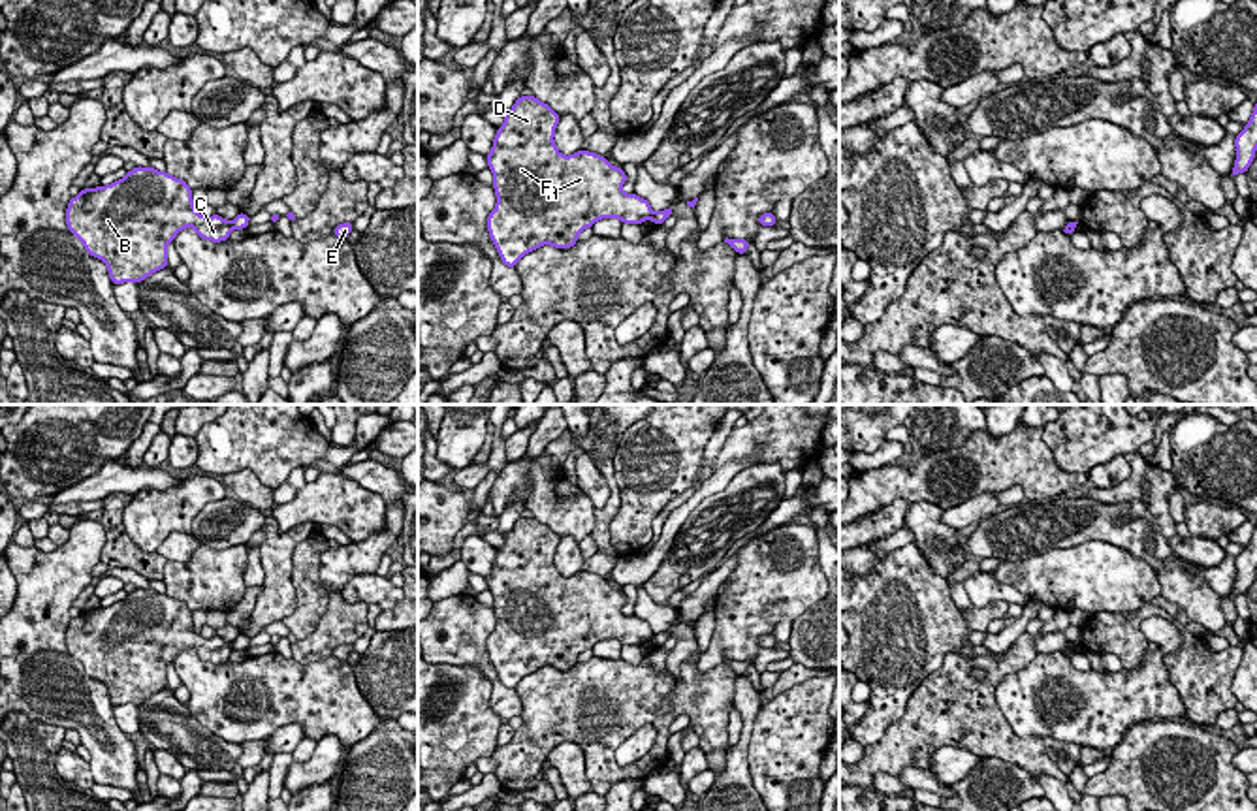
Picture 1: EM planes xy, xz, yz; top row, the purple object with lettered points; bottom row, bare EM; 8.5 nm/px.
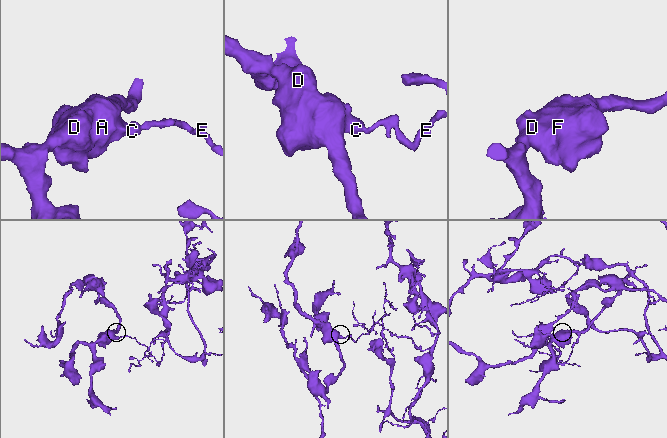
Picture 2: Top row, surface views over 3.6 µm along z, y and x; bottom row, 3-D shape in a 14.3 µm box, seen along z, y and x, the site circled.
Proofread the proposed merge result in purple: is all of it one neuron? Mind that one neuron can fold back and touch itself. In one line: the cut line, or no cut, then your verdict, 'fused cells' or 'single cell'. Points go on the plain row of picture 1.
cut xy (228, 644), (232, 650); fused cells

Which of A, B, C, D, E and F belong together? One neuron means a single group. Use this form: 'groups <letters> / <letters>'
groups A B C D F / E

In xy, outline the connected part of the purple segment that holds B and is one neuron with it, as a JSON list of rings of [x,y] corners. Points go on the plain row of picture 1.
[[[135,587],[122,600],[98,610],[83,610],[70,621],[66,645],[85,668],[87,676],[107,687],[113,706],[139,706],[152,694],[167,689],[167,664],[177,655],[194,649],[196,655],[213,664],[228,662],[231,647],[220,636],[203,638],[194,630],[192,610],[184,600],[177,600],[154,589]]]

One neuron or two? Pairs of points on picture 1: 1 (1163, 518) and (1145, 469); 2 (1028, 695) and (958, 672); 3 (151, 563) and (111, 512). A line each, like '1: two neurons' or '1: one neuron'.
1: one neuron
2: two neurons
3: one neuron

